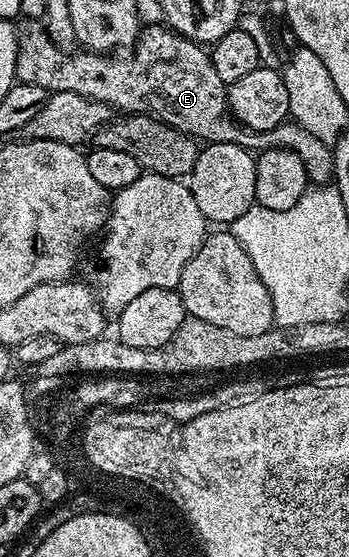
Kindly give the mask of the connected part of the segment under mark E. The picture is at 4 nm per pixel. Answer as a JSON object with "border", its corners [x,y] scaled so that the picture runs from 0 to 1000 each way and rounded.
{"border":[[[447,43],[418,45],[413,52],[401,56],[398,66],[378,84],[375,95],[381,99],[372,104],[347,104],[358,101],[315,101],[312,97],[272,97],[264,93],[198,93],[172,90],[149,72],[140,70],[140,59],[126,54],[115,45],[95,47],[86,54],[63,52],[49,70],[49,147],[97,147],[112,158],[123,158],[132,165],[149,165],[166,169],[169,165],[215,165],[226,172],[244,172],[258,176],[264,183],[292,183],[307,187],[327,199],[355,201],[358,205],[418,205],[427,212],[456,215],[467,223],[479,223],[490,230],[501,230],[513,237],[542,242],[556,251],[573,251],[579,257],[596,259],[605,255],[636,255],[639,259],[685,259],[699,269],[716,273],[745,273],[751,269],[774,269],[791,262],[814,262],[819,269],[845,273],[857,280],[857,287],[868,287],[874,296],[874,307],[885,311],[888,329],[897,330],[931,330],[954,320],[954,271],[940,260],[931,260],[920,251],[908,251],[903,244],[891,244],[888,237],[880,237],[877,230],[860,226],[851,217],[819,215],[794,226],[782,233],[711,233],[708,228],[691,224],[676,212],[668,210],[656,196],[656,171],[650,167],[650,151],[639,144],[628,144],[625,133],[616,129],[616,122],[605,115],[599,106],[599,90],[585,81],[547,74],[542,68],[530,68],[524,63],[507,59],[501,54],[484,52],[481,45]]]}

